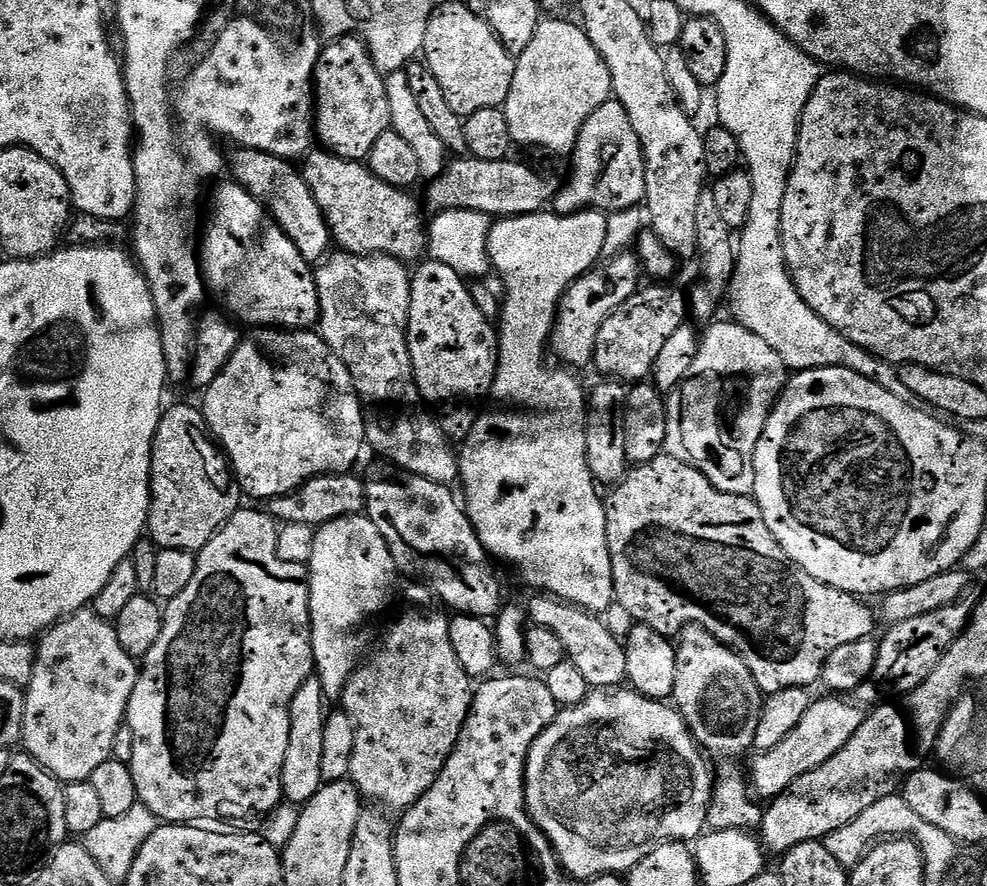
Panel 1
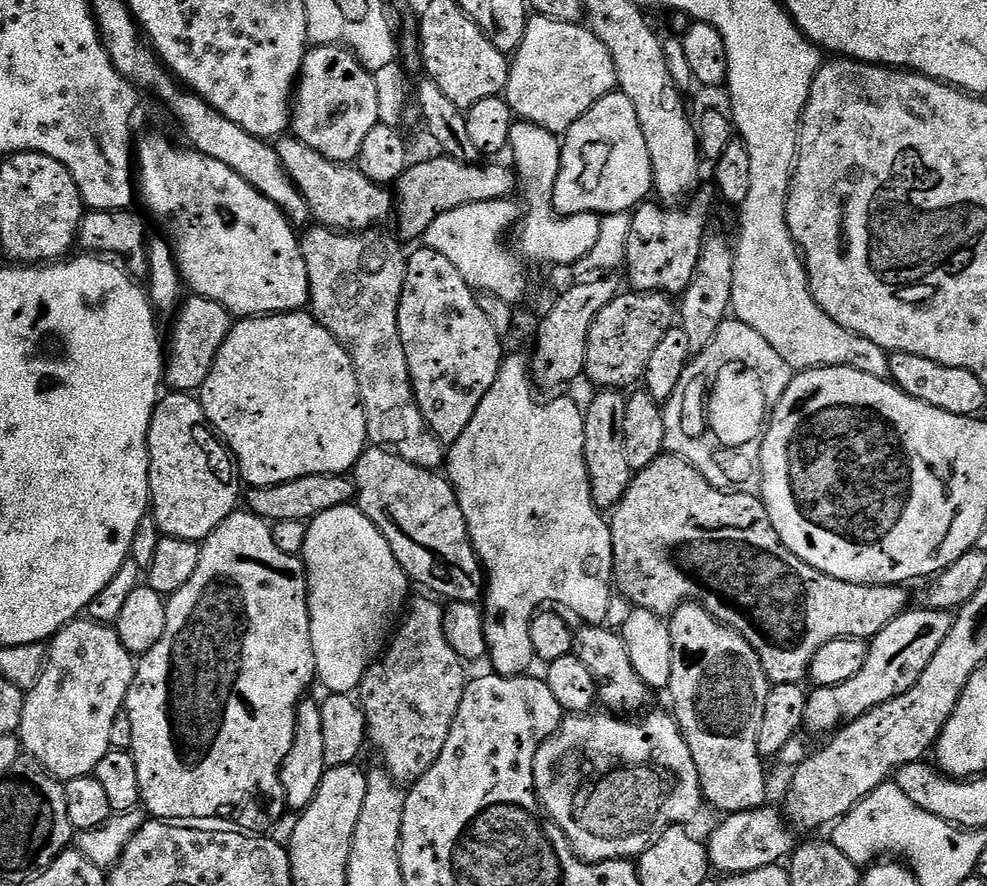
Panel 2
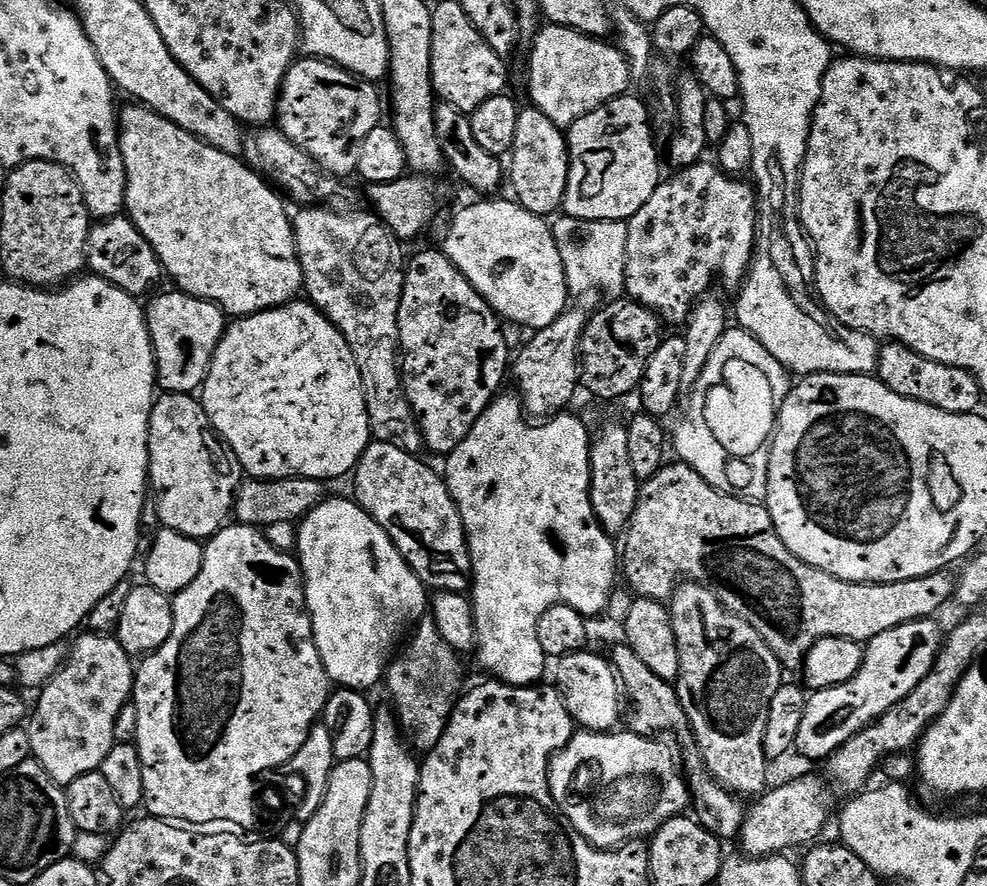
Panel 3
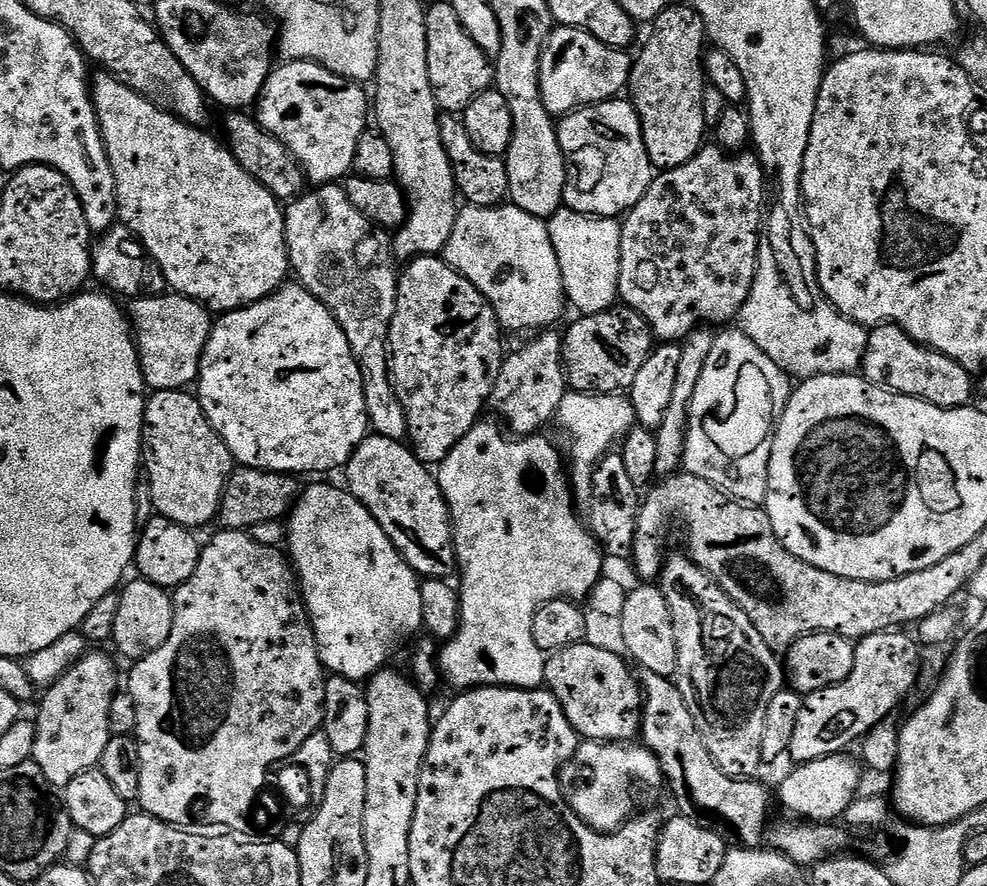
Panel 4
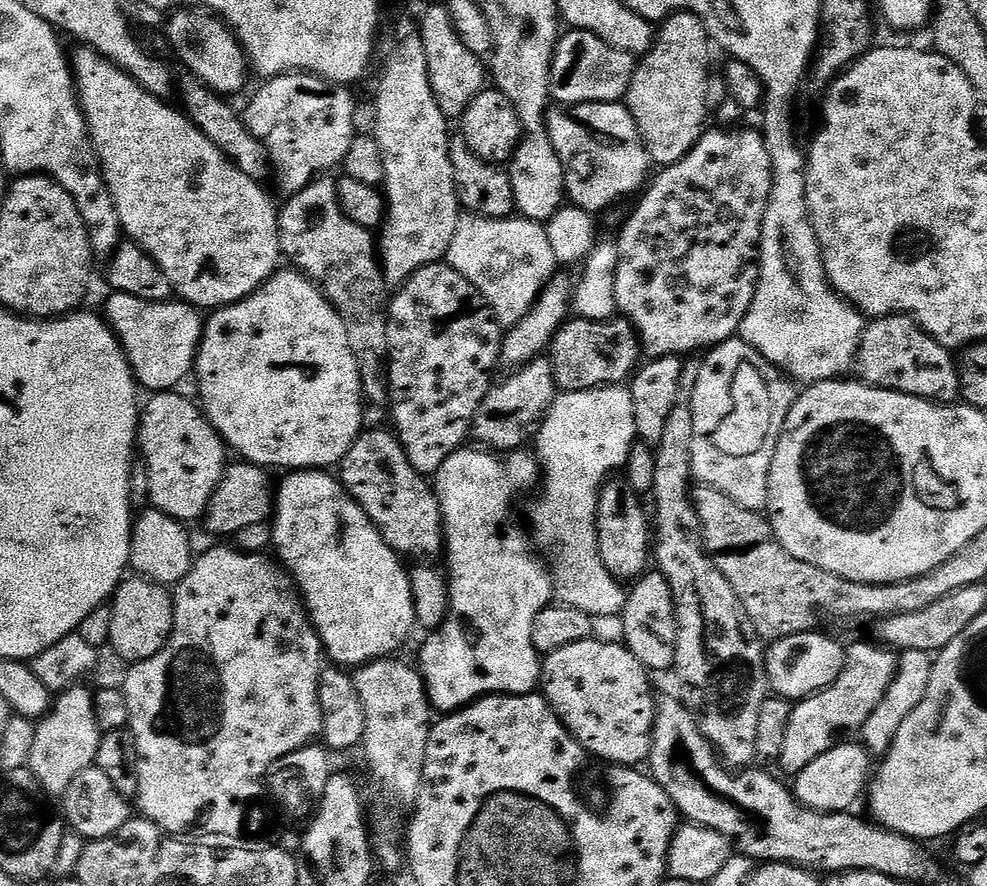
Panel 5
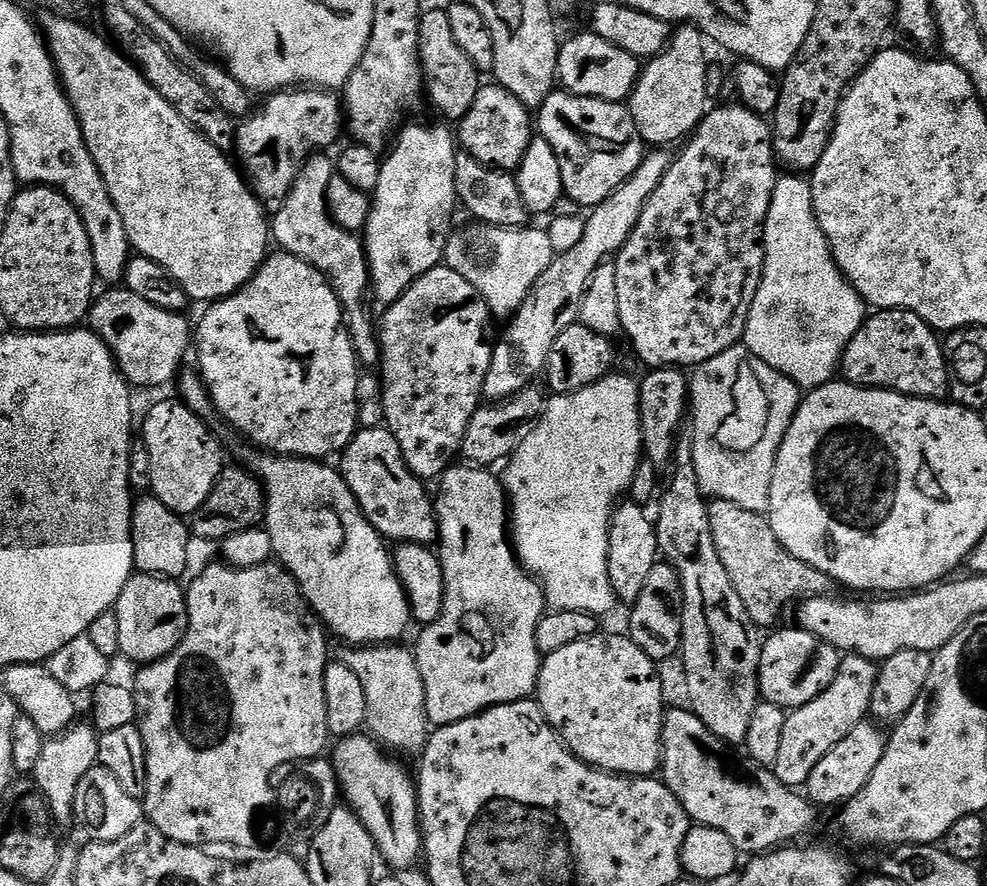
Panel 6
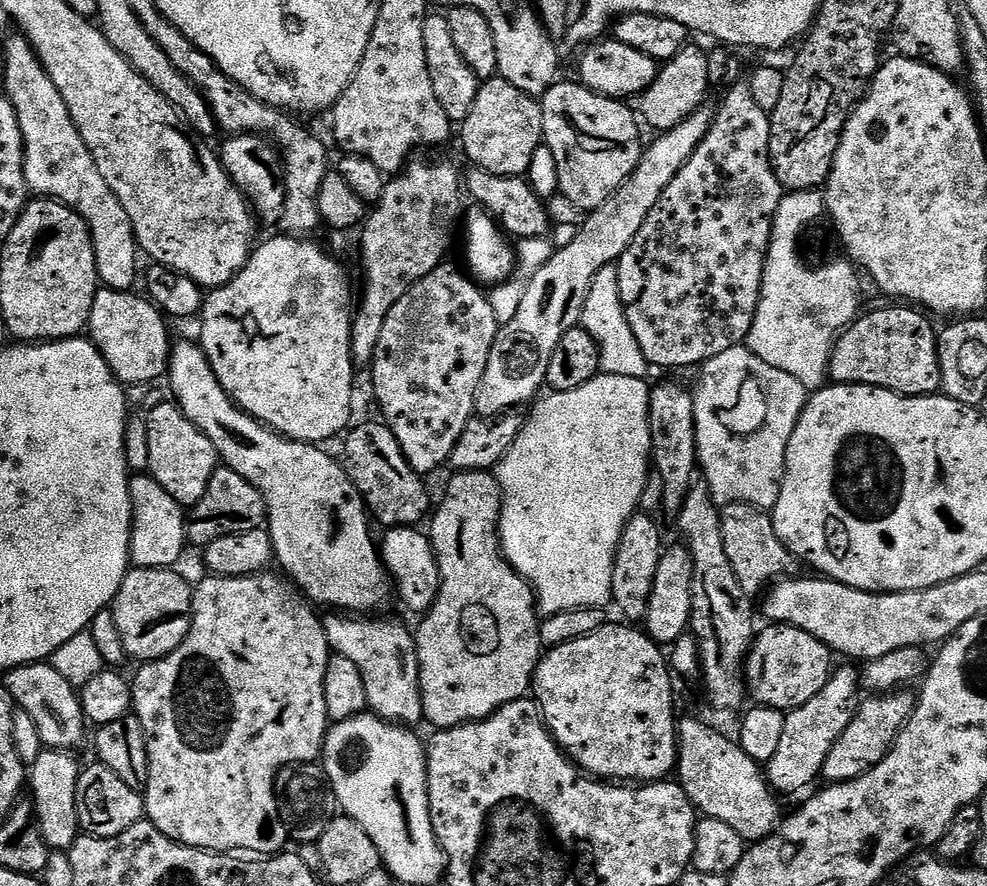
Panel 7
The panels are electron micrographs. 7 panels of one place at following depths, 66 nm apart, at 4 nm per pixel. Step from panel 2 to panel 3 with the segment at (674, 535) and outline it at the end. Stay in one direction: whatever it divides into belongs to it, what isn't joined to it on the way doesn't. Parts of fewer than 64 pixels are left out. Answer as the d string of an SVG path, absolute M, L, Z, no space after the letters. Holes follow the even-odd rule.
M683 462L675 463L665 463L658 474L654 474L649 480L643 481L634 514L622 533L622 539L624 539L624 548L622 544L622 576L623 579L624 576L628 579L629 585L627 584L627 587L637 597L645 600L667 601L672 593L676 591L677 584L683 580L709 588L716 595L721 606L726 610L730 610L730 614L742 618L742 622L748 622L758 632L766 642L766 646L776 655L776 659L780 661L785 669L799 669L804 663L805 656L822 638L846 638L857 642L867 642L878 638L878 634L886 634L886 630L894 630L894 626L902 626L906 622L927 620L935 617L937 615L935 612L947 600L951 601L953 599L956 591L956 576L948 570L926 574L922 578L910 578L906 582L886 582L885 584L859 584L858 582L846 582L842 578L834 578L834 574L826 574L826 570L818 570L814 566L802 562L784 545L778 530L774 526L772 516L763 503L739 500L737 496L727 496L725 492L719 492L717 488L711 488L690 465Z

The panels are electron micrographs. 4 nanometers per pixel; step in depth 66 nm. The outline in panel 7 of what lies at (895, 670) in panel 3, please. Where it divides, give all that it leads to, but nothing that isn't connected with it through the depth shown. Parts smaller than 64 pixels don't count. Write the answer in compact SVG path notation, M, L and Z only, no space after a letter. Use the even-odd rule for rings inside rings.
M837 667L828 677L826 686L818 690L810 702L791 709L786 715L786 726L782 730L782 739L774 758L770 758L766 765L768 784L773 792L800 792L803 788L811 789L817 779L821 779L824 763L842 730L850 726L856 709L861 703L862 676L852 668Z

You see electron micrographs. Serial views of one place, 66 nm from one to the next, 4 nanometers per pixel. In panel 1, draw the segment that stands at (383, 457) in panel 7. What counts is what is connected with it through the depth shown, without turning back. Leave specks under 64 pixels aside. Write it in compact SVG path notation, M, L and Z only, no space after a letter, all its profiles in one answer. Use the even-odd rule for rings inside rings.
M380 462L366 476L366 487L366 515L378 526L403 571L405 568L412 578L431 588L453 613L492 618L501 611L497 565L482 546L463 503L449 485Z

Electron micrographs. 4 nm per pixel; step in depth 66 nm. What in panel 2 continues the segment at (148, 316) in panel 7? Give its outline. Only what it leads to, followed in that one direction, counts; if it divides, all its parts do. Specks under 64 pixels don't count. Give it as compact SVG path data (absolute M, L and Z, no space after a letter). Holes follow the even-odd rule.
M192 294L181 303L174 319L176 326L172 337L166 340L166 384L173 392L192 394L206 382L216 355L230 334L234 317L231 312L218 306L218 302Z

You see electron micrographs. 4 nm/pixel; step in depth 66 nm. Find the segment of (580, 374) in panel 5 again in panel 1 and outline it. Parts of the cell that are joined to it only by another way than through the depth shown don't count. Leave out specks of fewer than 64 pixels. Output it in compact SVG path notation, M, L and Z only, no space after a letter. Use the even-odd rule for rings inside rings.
M652 282L649 285L649 288L641 287L629 300L622 302L622 306L618 306L618 310L614 310L610 318L602 322L602 330L598 330L594 368L604 372L600 374L605 377L621 382L642 382L651 377L654 358L658 358L662 345L674 334L674 330L681 328L689 319L690 300L685 293L683 296L678 289L671 288L673 285L668 282Z

